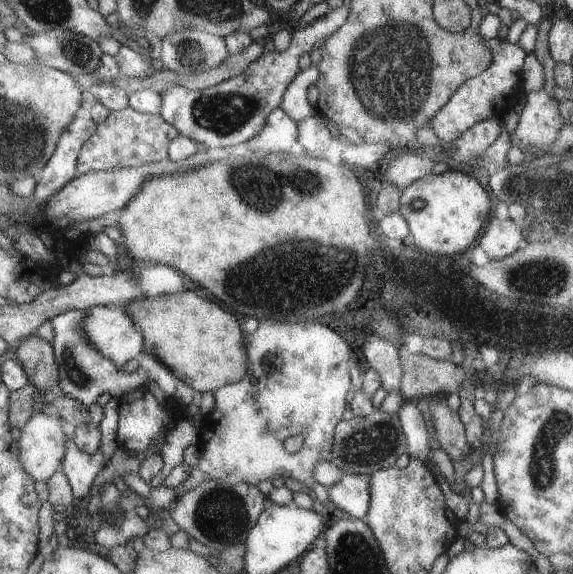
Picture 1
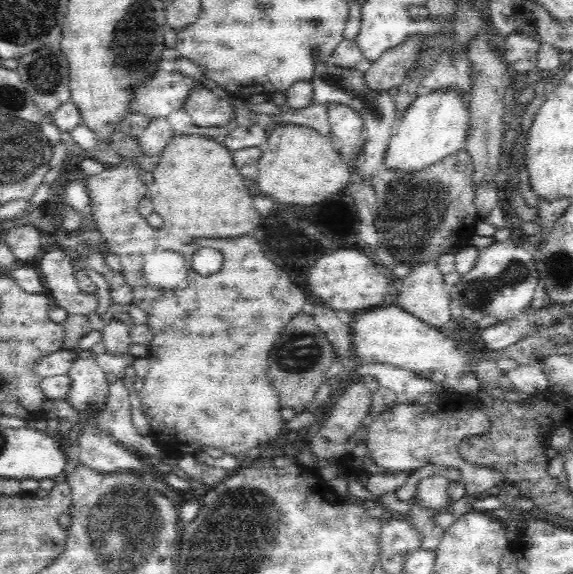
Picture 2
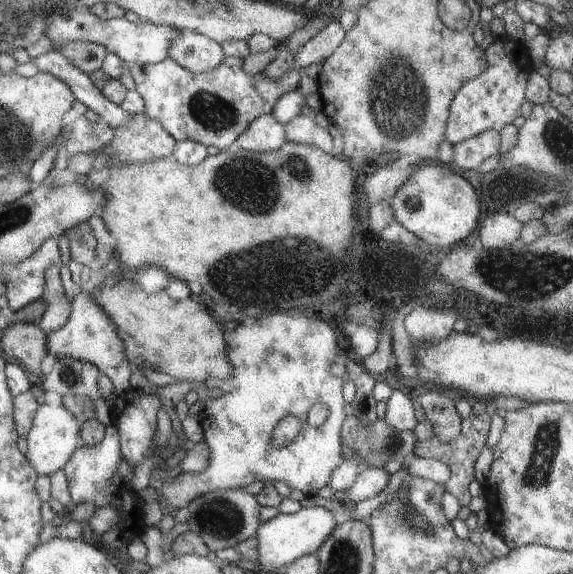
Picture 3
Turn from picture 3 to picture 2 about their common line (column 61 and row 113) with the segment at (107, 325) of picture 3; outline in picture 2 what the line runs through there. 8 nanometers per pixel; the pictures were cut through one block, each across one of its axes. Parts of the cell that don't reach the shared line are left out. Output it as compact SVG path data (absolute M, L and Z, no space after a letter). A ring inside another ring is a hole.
M327 103L325 107L333 133L332 143L344 159L355 159L364 139L363 119L353 108L342 103Z

